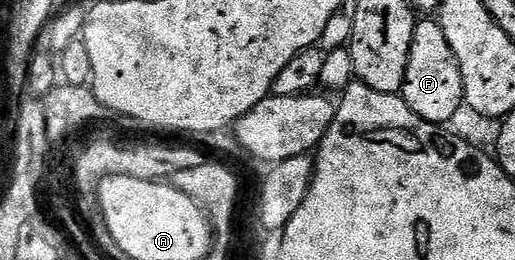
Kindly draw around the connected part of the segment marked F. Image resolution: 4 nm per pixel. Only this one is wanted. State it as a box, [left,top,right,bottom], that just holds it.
[401,18,464,125]

